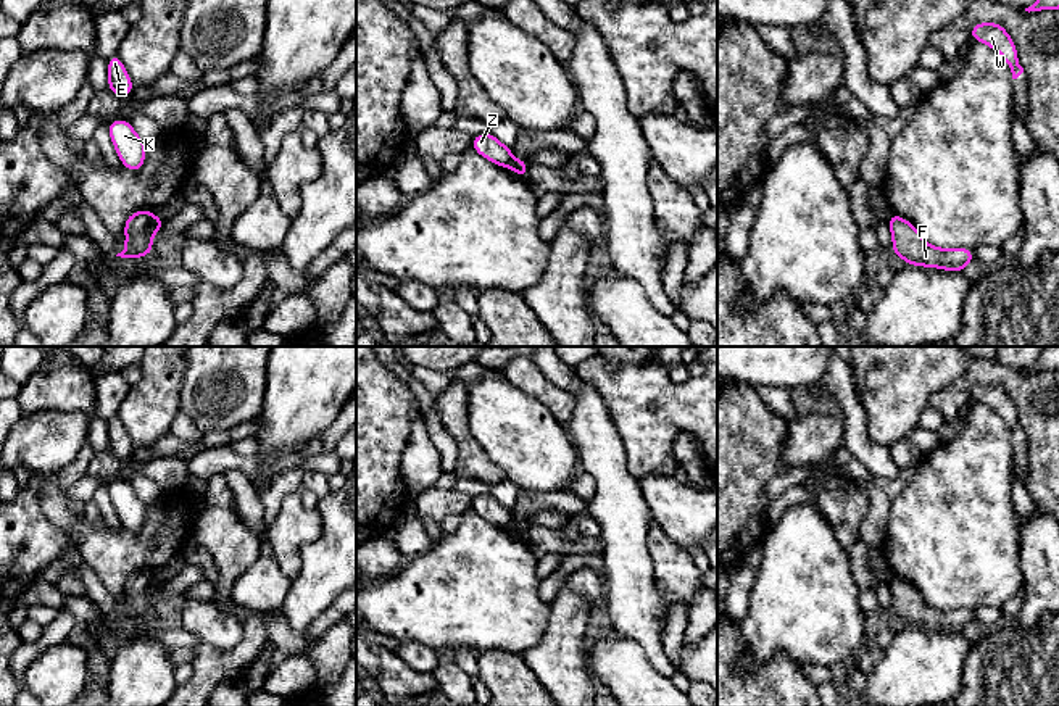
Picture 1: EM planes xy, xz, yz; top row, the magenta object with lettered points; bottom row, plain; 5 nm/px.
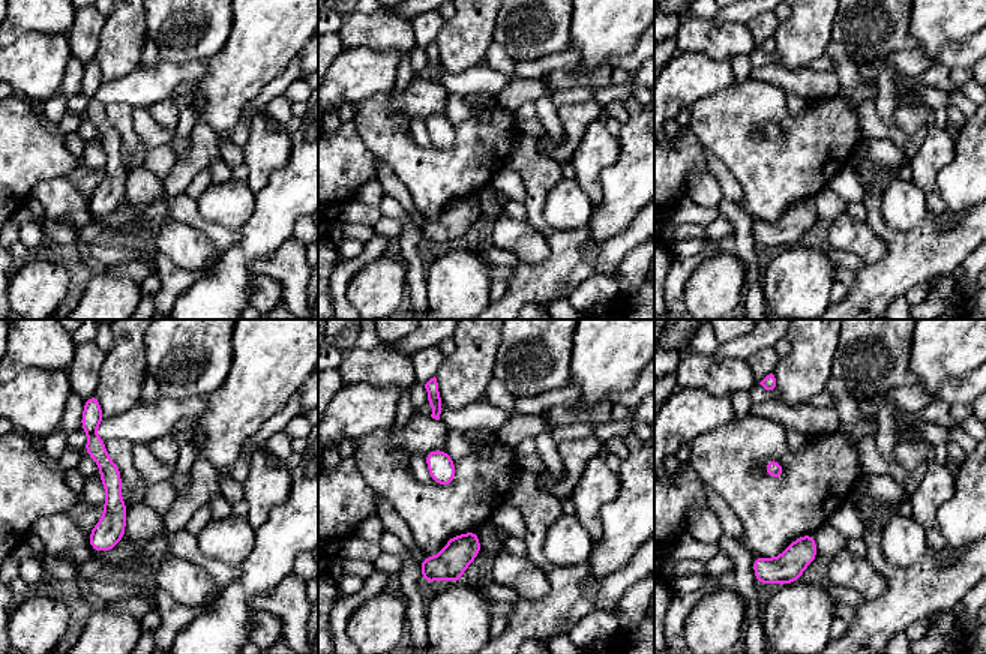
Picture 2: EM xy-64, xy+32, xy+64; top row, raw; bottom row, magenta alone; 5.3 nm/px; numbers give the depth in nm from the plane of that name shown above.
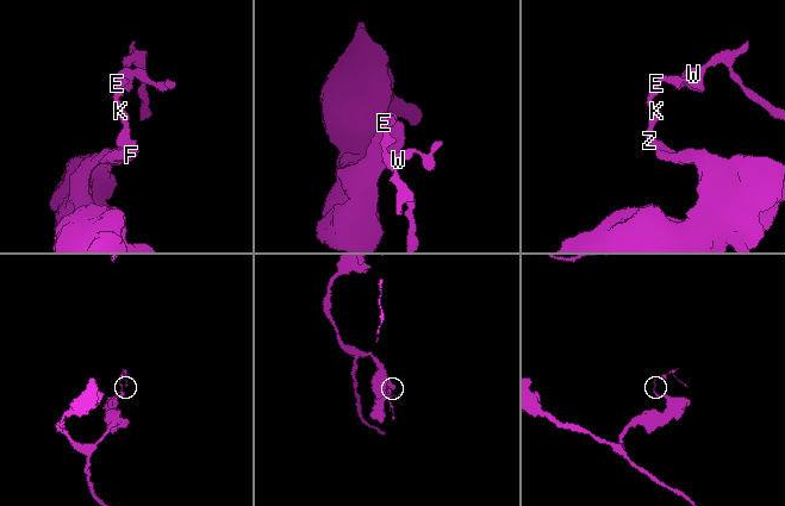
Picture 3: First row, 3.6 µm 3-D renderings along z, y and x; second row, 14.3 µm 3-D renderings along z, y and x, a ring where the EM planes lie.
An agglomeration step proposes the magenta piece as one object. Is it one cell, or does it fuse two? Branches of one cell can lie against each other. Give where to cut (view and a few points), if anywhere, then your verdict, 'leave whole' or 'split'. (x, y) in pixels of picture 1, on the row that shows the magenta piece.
cut xy (152, 213), (141, 229), (126, 236); split

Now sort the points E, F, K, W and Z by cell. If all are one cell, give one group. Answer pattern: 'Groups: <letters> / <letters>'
Groups: E K W Z / F

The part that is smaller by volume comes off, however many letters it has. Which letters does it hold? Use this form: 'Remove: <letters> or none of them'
Remove: E, K, W, Z

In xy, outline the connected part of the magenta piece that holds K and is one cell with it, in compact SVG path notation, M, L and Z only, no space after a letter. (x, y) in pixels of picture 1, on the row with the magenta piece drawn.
M126 119L108 124L110 139L124 168L140 171L145 161L147 145Z

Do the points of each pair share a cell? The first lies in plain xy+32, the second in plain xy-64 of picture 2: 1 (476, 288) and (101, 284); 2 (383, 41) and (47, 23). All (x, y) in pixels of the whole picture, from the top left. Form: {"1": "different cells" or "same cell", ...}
{"1": "same cell", "2": "same cell"}

